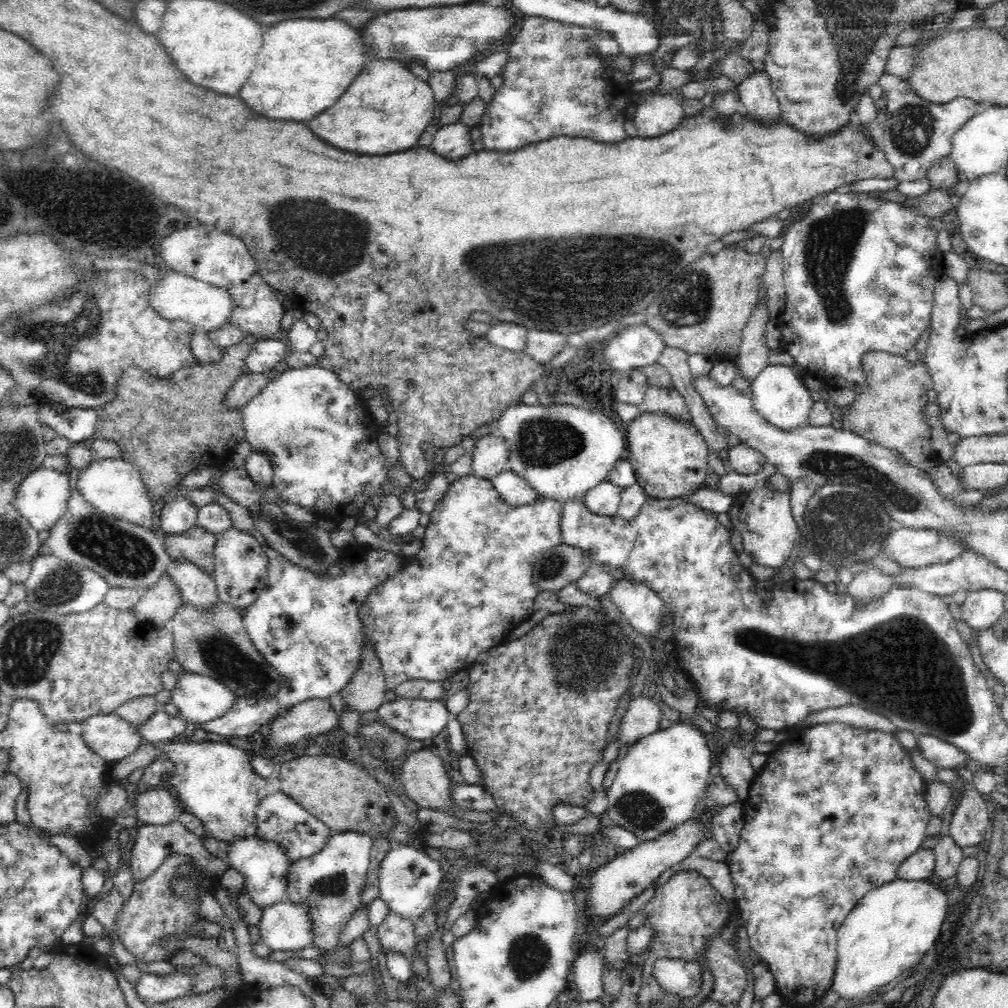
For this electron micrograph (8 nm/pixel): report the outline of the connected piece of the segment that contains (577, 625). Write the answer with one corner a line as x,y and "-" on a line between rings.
576,606
568,611
560,613
549,613
538,622
525,636
517,639
506,640
500,645
489,650
490,656
482,663
476,662
470,665
467,670
467,682
463,689
468,693
467,706
457,714
464,734
464,743
468,756
477,765
478,772
482,774
481,782
483,790
492,796
495,808
503,814
513,818
522,828
538,832
550,841
549,834
556,830
558,822
553,813
557,804
585,807
594,800
595,792
590,785
590,770
598,762
603,760
604,750
607,748
609,737
609,726
612,716
616,714
616,708
622,700
622,696
628,692
632,682
628,680
632,668
634,668
634,656
632,656
632,642
620,632
619,624
609,618
602,608
592,606

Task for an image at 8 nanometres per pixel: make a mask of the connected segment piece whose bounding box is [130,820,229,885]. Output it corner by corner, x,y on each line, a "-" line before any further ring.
174,820
174,822
164,826
143,824
139,826
137,840
132,848
130,870
134,885
146,882
150,876
154,876
157,869
164,862
163,860
170,856
170,854
174,854
174,852
188,854
188,856
193,858
194,867
202,867
212,877
221,877
225,871
229,870
225,860
206,851
202,841
192,831
186,829
178,820

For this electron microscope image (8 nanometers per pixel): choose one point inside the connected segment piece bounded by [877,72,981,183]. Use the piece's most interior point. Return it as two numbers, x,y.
917,133

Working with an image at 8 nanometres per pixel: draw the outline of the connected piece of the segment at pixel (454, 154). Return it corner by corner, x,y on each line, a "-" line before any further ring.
456,121
436,131
432,140
432,150
448,160
462,160
472,153
470,127

